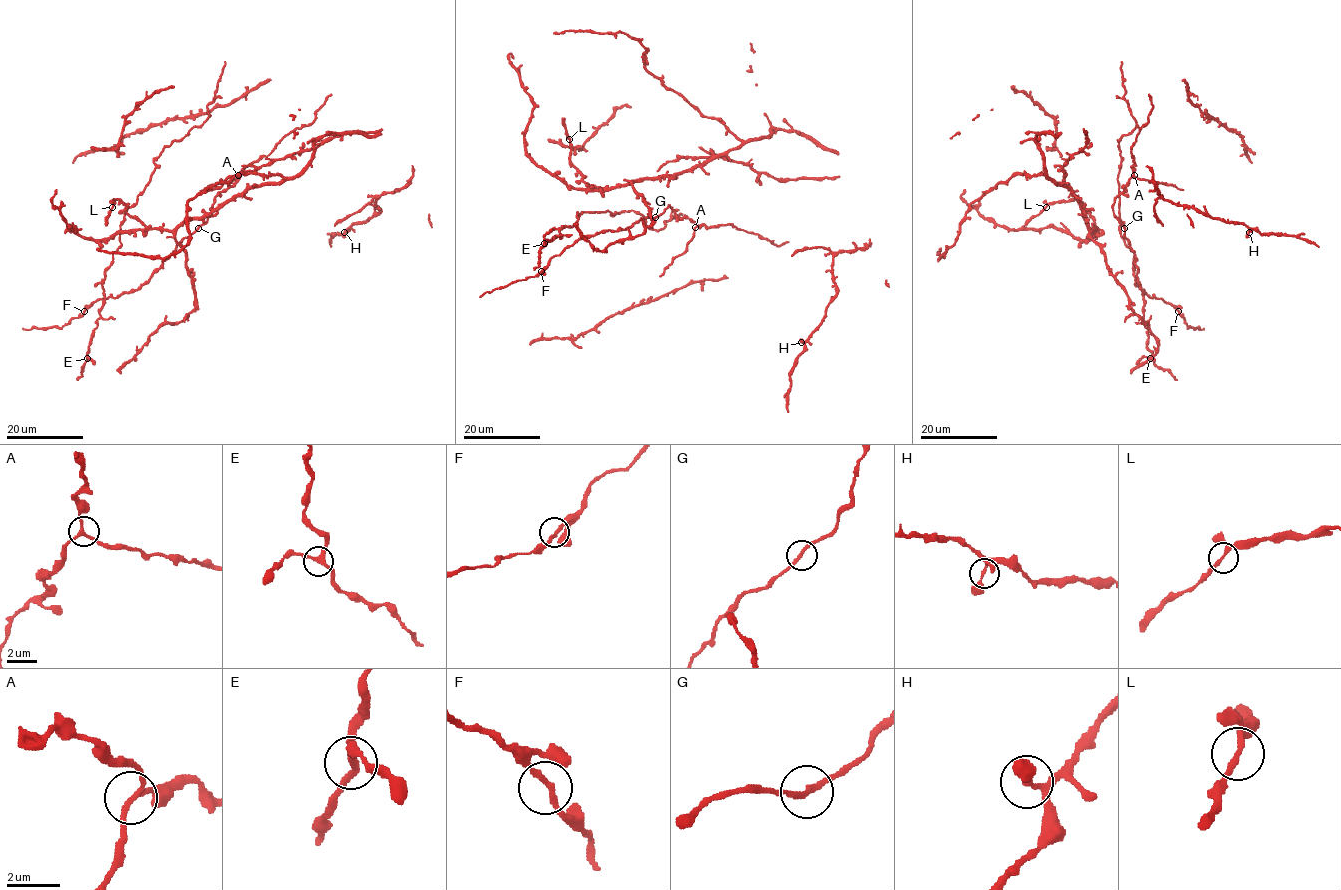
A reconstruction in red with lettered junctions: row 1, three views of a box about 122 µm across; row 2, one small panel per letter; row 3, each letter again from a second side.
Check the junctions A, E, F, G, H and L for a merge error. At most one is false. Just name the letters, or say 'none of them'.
none of them

